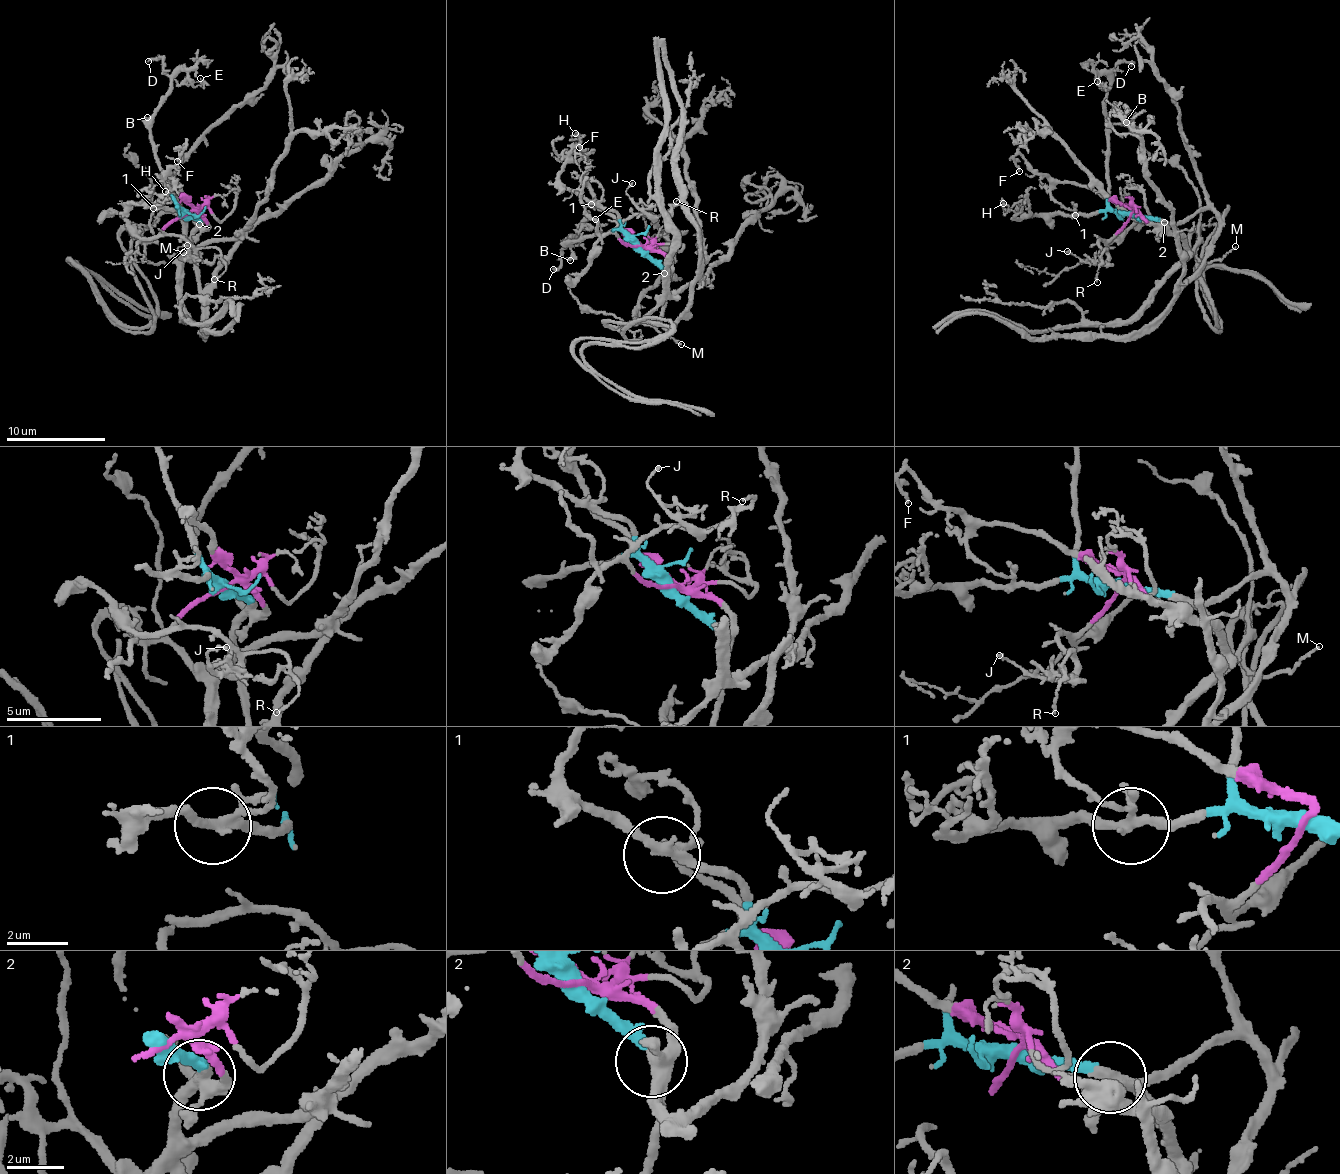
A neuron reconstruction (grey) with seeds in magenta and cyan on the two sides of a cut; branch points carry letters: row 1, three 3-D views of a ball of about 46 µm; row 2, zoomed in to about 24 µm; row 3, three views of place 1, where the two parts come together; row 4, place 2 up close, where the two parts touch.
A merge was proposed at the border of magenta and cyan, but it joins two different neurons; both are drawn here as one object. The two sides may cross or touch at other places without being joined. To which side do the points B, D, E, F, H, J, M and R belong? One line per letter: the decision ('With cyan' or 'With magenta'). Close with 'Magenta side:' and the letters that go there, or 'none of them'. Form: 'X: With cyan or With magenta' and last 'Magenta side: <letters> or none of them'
B: With cyan
D: With cyan
E: With cyan
F: With magenta
H: With cyan
J: With magenta
M: With cyan
R: With magenta
Magenta side: F, J, R

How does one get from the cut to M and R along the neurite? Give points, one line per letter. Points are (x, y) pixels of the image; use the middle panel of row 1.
M: (638, 245), (664, 275), (670, 294), (639, 323), (633, 320), (658, 327), (664, 335), (681, 344)
R: (638, 245), (622, 244), (615, 231), (635, 216), (657, 218), (682, 200), (675, 201)

